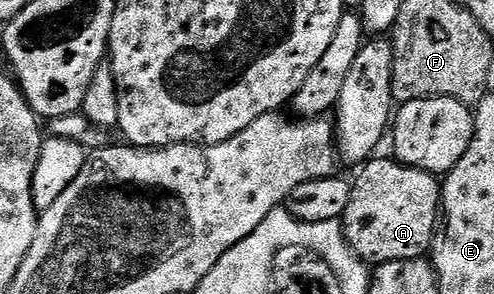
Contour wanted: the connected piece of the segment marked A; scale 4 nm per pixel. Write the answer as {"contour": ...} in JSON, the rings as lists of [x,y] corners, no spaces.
{"contour":[[[374,158],[358,171],[362,172],[352,181],[351,202],[343,217],[345,241],[369,266],[422,259],[433,247],[442,215],[442,181],[432,172],[388,159]]]}

